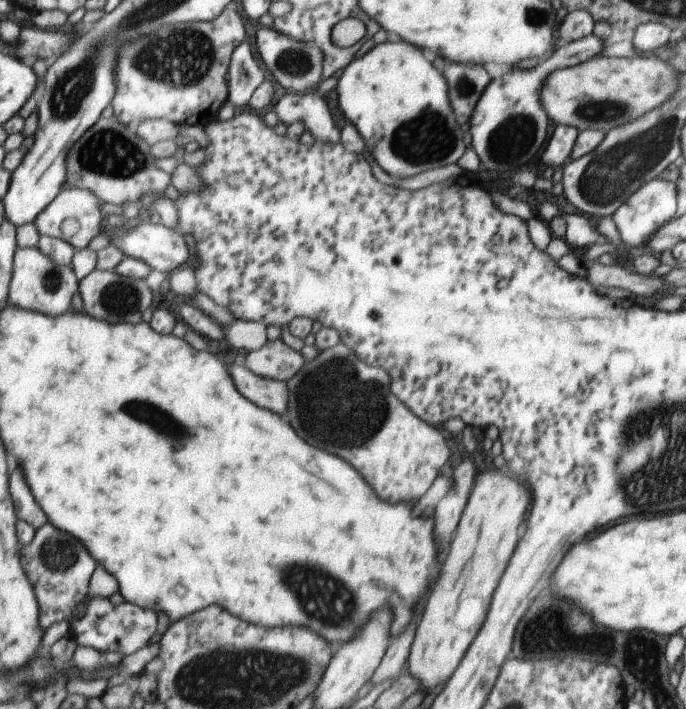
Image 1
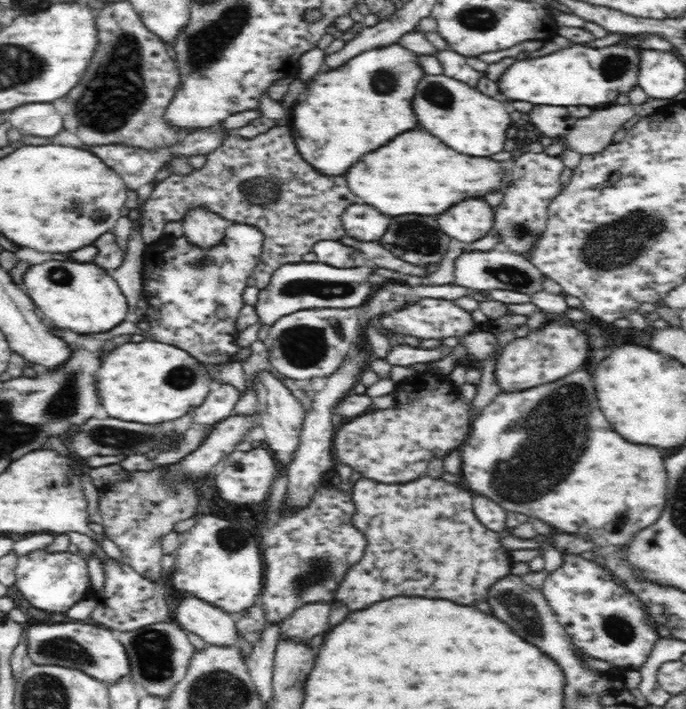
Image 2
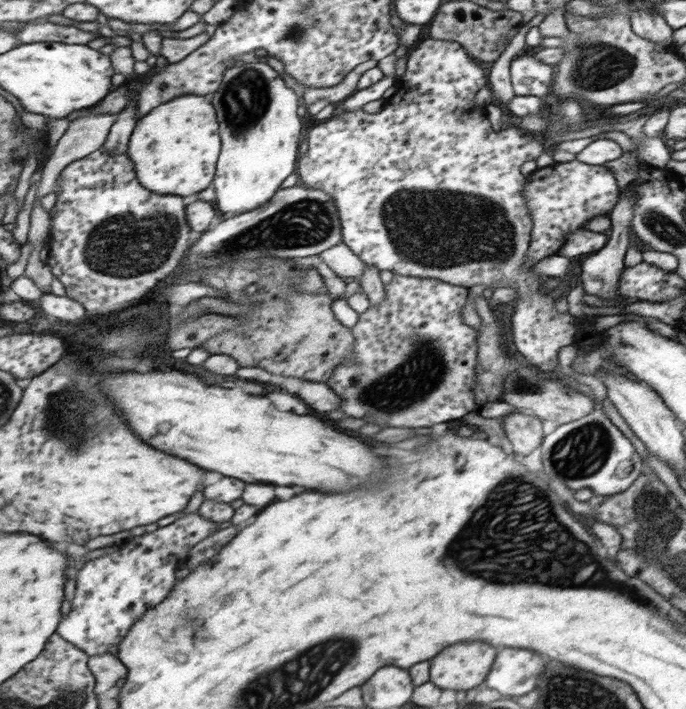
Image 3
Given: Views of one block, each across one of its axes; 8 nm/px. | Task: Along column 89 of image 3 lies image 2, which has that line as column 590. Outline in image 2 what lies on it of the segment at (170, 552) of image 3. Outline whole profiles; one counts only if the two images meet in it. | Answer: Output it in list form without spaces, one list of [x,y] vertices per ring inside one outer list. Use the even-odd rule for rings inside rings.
[[[566,556],[566,566],[550,573],[541,591],[572,641],[596,660],[612,661],[619,671],[638,670],[646,662],[654,641],[659,637],[652,617],[634,594],[626,593],[616,585],[608,571],[580,556]]]

